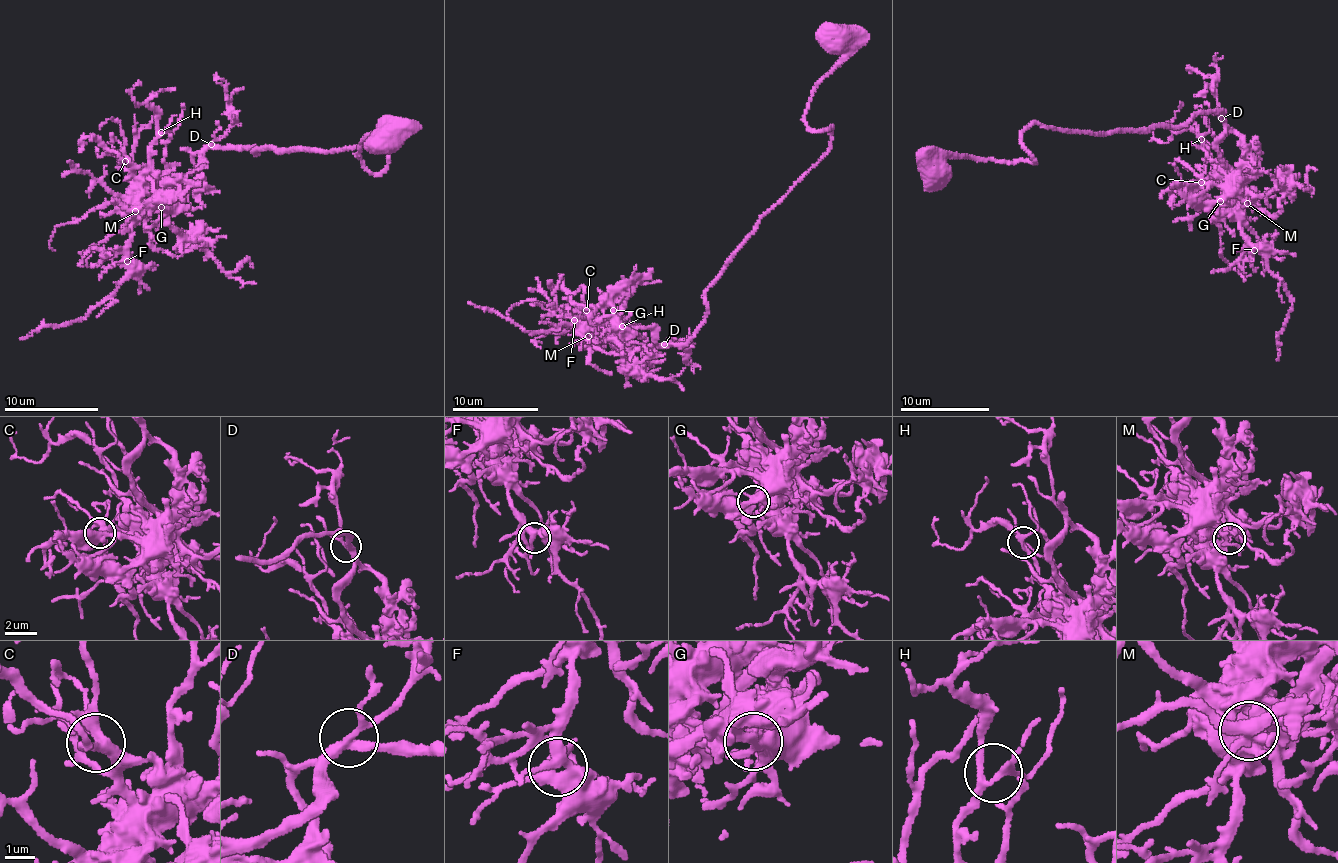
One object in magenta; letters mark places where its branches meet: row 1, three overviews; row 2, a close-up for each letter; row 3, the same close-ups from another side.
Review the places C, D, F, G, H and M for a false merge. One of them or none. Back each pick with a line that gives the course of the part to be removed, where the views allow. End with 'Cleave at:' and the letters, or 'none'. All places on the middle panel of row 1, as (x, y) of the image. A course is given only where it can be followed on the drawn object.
Cleave at: none

